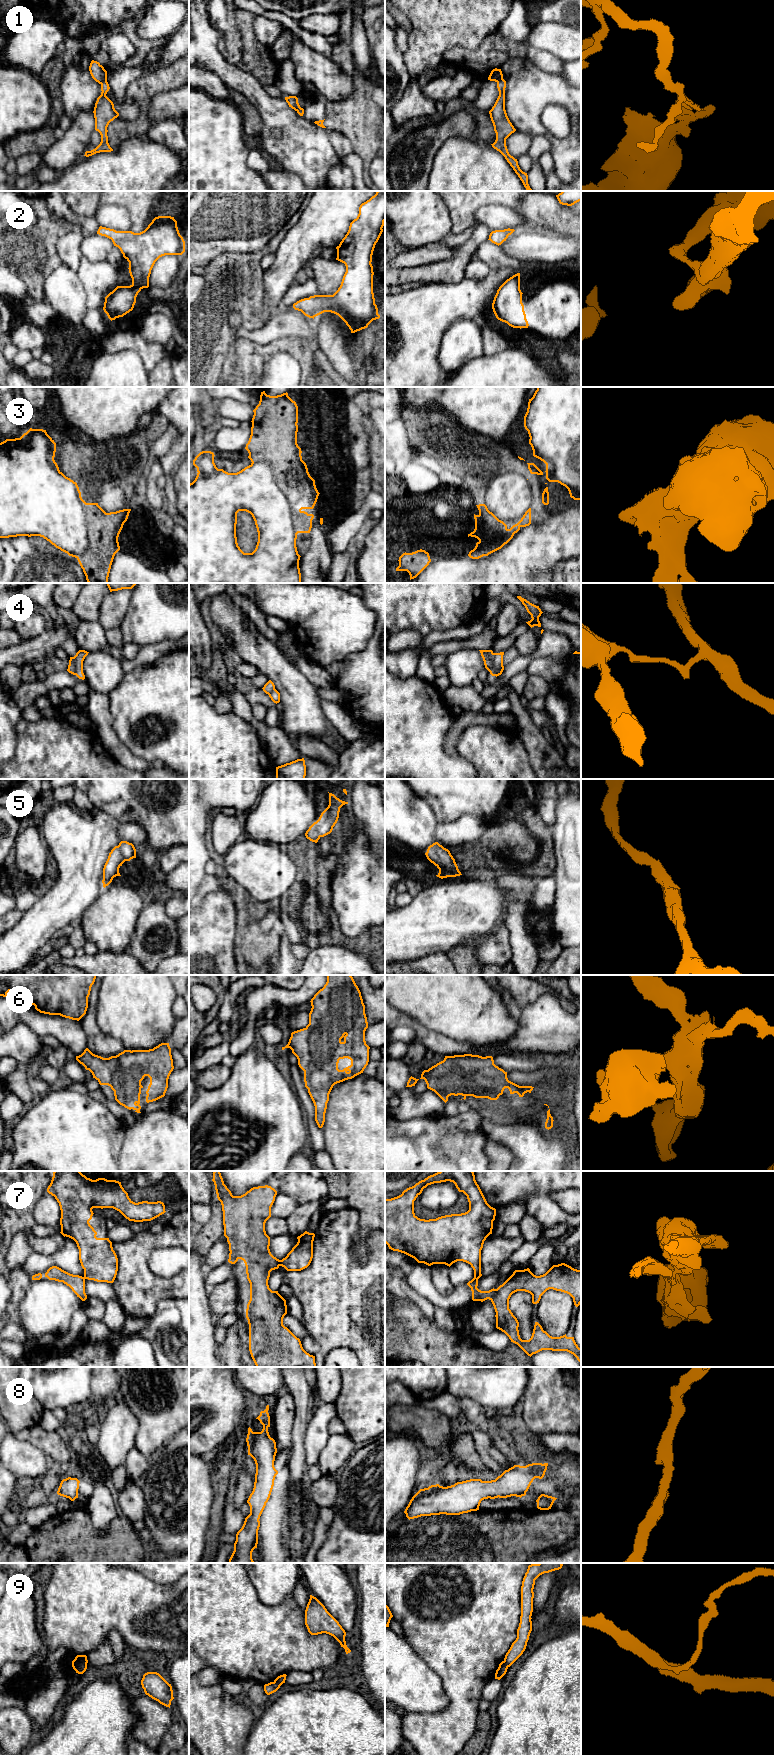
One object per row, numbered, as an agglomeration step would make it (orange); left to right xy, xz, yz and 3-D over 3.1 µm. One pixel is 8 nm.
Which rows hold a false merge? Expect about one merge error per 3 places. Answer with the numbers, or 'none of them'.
1, 3, 4, 7, 9

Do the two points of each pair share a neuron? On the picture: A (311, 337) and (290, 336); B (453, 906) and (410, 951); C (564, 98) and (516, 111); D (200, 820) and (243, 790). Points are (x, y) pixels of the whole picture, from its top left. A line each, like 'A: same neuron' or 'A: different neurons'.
A: same neuron
B: same neuron
C: same neuron
D: same neuron

